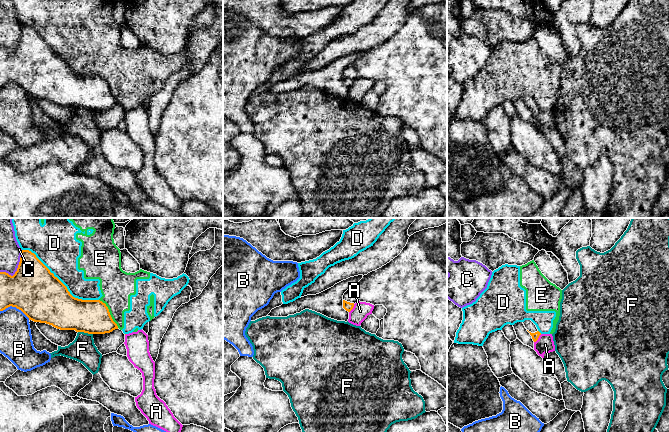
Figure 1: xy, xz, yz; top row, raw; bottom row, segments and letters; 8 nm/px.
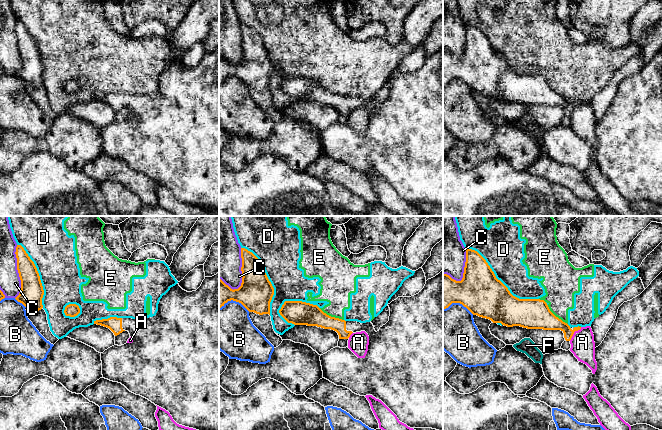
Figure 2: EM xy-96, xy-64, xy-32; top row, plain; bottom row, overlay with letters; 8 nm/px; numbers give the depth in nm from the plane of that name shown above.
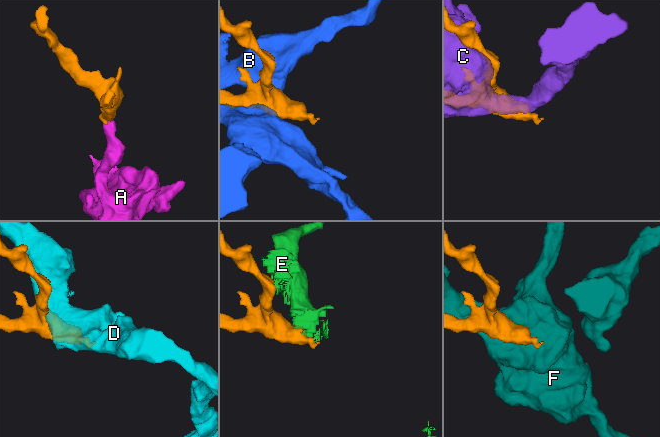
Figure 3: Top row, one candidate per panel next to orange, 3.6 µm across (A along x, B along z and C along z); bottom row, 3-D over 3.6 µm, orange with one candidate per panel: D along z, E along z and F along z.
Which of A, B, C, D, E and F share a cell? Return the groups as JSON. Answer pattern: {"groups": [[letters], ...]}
{"groups": [["A"], ["B"], ["C"], ["D", "E"], ["F"]]}

